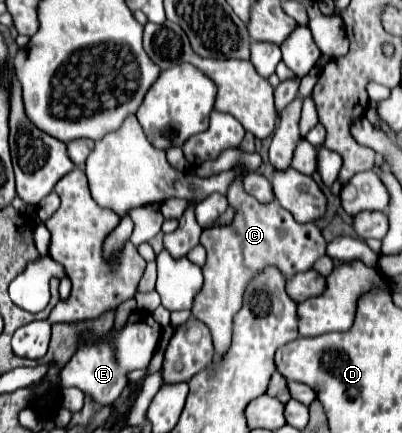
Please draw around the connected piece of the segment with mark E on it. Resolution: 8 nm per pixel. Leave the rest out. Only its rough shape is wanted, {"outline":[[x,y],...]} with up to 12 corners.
{"outline":[[134,311],[114,341],[80,345],[58,373],[112,405],[126,373],[146,369],[162,327]]}

